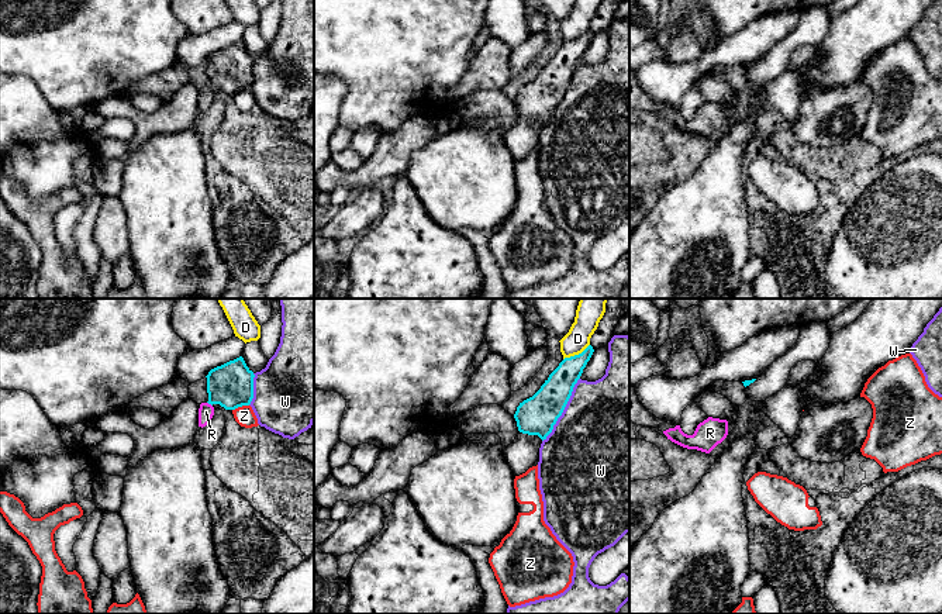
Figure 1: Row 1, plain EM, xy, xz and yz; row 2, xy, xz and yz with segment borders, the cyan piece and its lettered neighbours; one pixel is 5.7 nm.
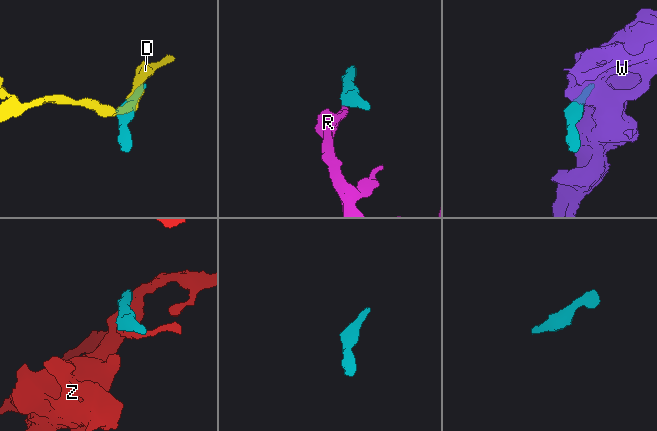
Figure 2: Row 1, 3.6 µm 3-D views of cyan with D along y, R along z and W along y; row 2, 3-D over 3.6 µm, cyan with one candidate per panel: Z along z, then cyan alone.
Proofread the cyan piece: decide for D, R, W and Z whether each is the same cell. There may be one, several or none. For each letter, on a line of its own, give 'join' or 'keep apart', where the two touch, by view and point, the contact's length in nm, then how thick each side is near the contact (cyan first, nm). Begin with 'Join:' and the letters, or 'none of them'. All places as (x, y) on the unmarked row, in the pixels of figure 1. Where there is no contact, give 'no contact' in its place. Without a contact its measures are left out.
Join: R
D: keep apart; contact xz (576, 40); length 180 nm; calibres 170 and 140 nm
R: join; contact xy (210, 88); length 40 nm; calibres 260 and 90 nm
W: keep apart; contact xz (563, 93); length 420 nm; calibres 220 and 500 nm
Z: keep apart; contact xy (240, 90); length 100 nm; calibres 260 and 110 nm

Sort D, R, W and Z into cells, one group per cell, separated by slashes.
D / R / W / Z

